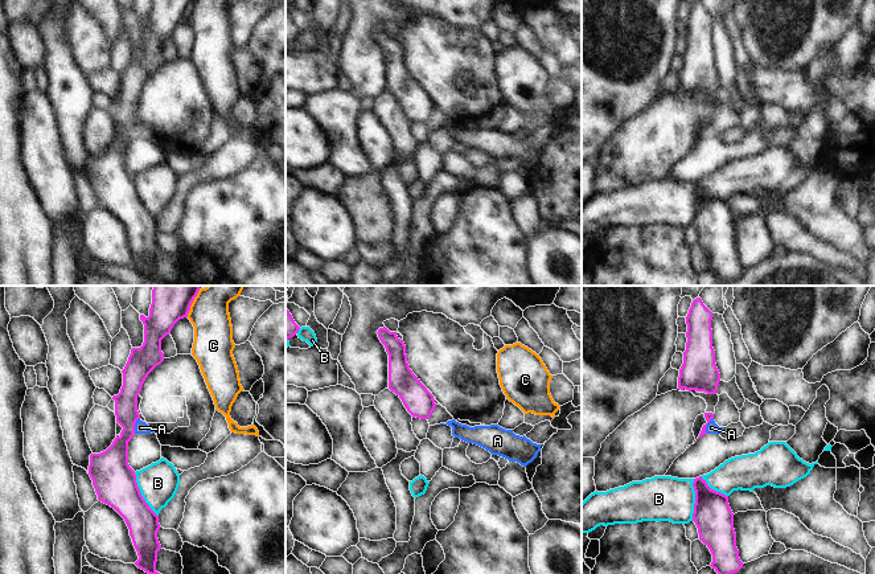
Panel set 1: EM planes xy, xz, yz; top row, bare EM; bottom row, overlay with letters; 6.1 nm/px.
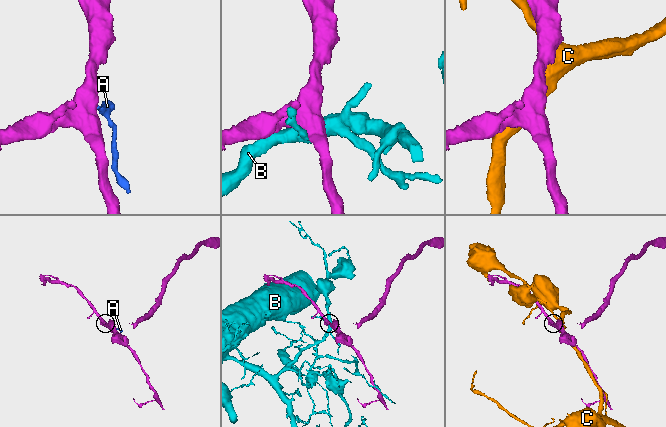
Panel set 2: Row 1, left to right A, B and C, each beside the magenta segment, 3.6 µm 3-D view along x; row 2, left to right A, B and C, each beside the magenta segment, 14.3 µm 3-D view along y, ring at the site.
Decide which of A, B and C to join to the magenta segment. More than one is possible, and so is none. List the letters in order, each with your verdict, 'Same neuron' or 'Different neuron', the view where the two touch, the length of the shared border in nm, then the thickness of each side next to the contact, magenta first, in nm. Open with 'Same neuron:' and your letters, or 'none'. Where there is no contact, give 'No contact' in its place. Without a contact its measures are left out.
Same neuron: none
A: Different neuron. Touches magenta in xy. Shared border 110 nm. Thickness 170 nm (magenta) against 80 nm
B: Different neuron. Touches magenta in xy. Shared border 300 nm. Thickness 260 nm (magenta) against 240 nm
C: Different neuron. Touches magenta in xy. Shared border 190 nm. Thickness 280 nm (magenta) against 240 nm.

